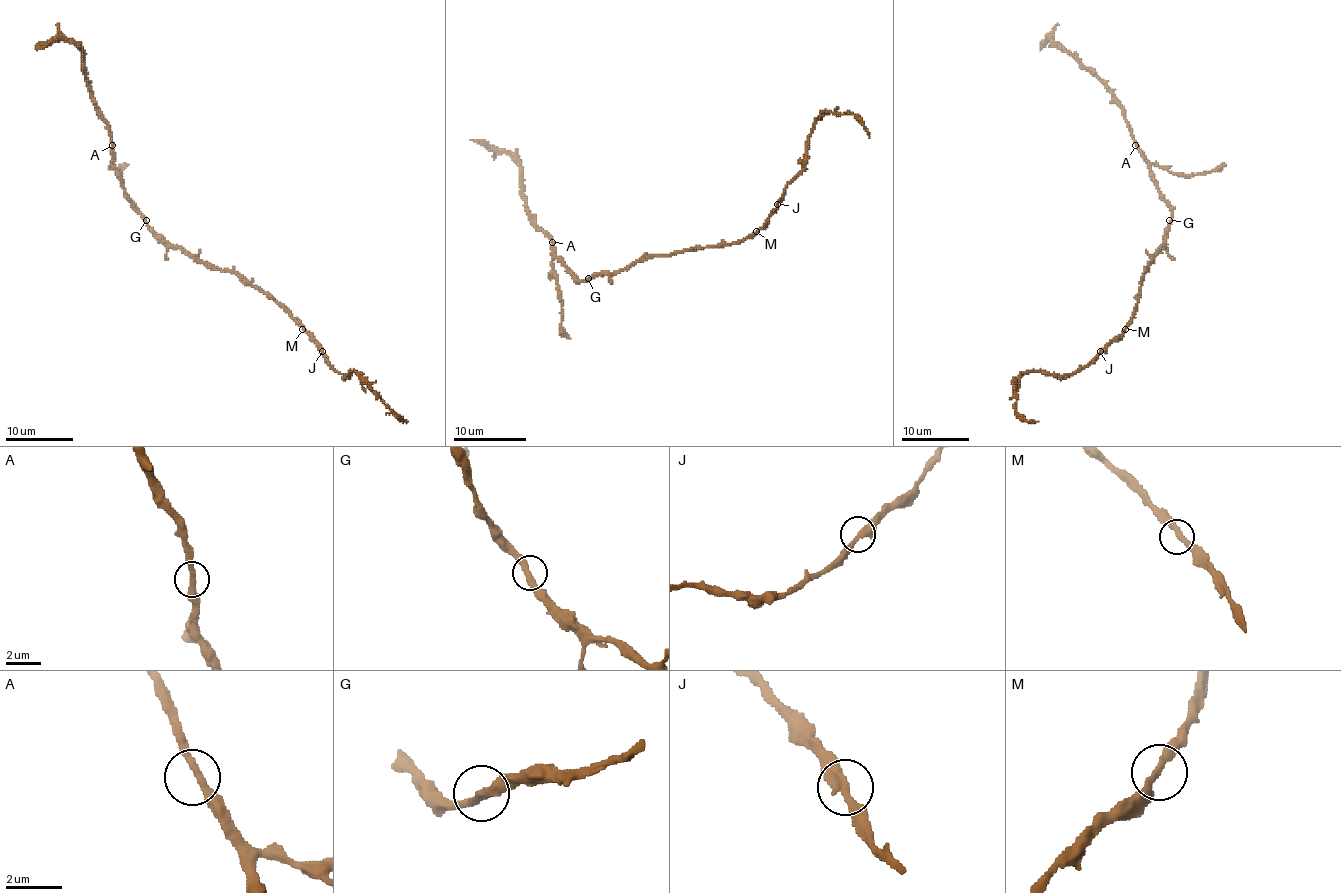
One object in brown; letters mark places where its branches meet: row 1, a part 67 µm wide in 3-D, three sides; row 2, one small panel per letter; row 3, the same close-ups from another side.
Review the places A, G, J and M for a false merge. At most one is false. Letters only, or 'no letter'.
no letter

